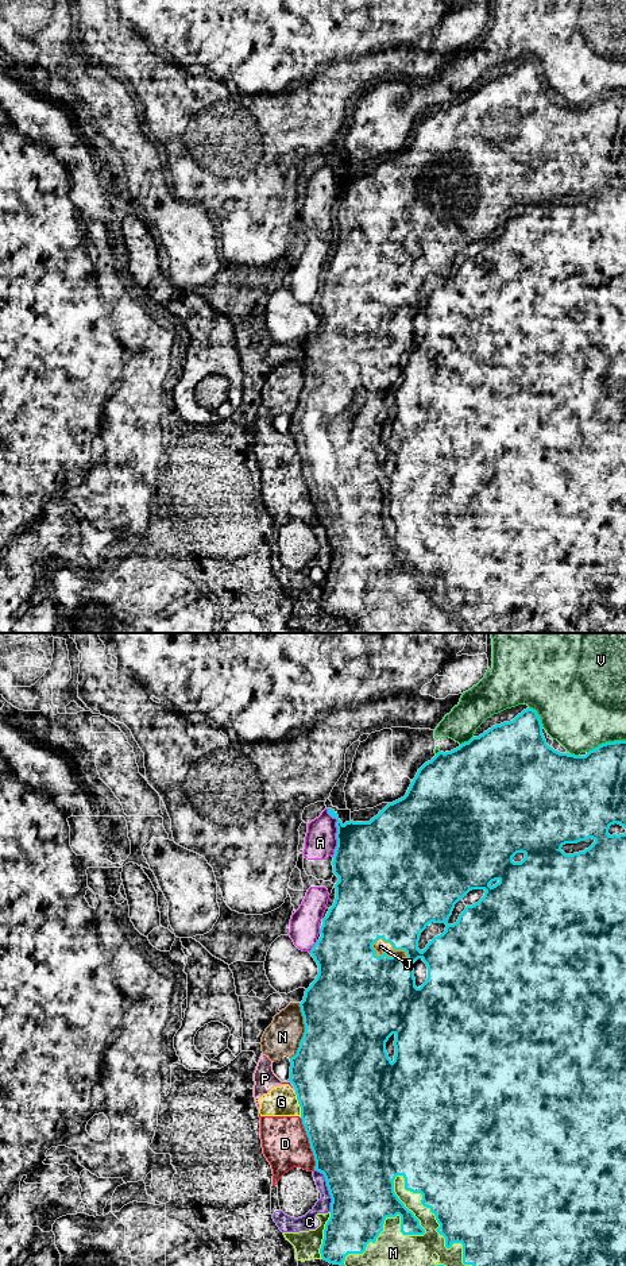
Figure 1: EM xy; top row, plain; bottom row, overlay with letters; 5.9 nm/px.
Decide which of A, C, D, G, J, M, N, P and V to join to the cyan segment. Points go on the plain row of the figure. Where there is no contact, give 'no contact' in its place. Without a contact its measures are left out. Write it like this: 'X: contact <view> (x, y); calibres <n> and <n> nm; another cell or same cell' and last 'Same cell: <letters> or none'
A: contact xy (337, 184); calibres 440 and 190 nm; another cell
C: contact xy (328, 541); calibres 460 and 100 nm; another cell
D: contact xy (309, 494); calibres 500 and 280 nm; another cell
G: contact xy (300, 458); calibres 500 and 180 nm; another cell
J: contact xy (386, 307); calibres 460 and 80 nm; same cell
M: contact xy (394, 544); calibres 420 and 120 nm; another cell
N: contact xy (305, 383); calibres 500 and 220 nm; another cell
P: contact xy (293, 437); calibres 500 and 130 nm; another cell
V: contact xy (606, 95); calibres 360 and 480 nm; another cell
Same cell: J

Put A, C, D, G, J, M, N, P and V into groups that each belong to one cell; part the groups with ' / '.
A / C D G N P / J / M / V

